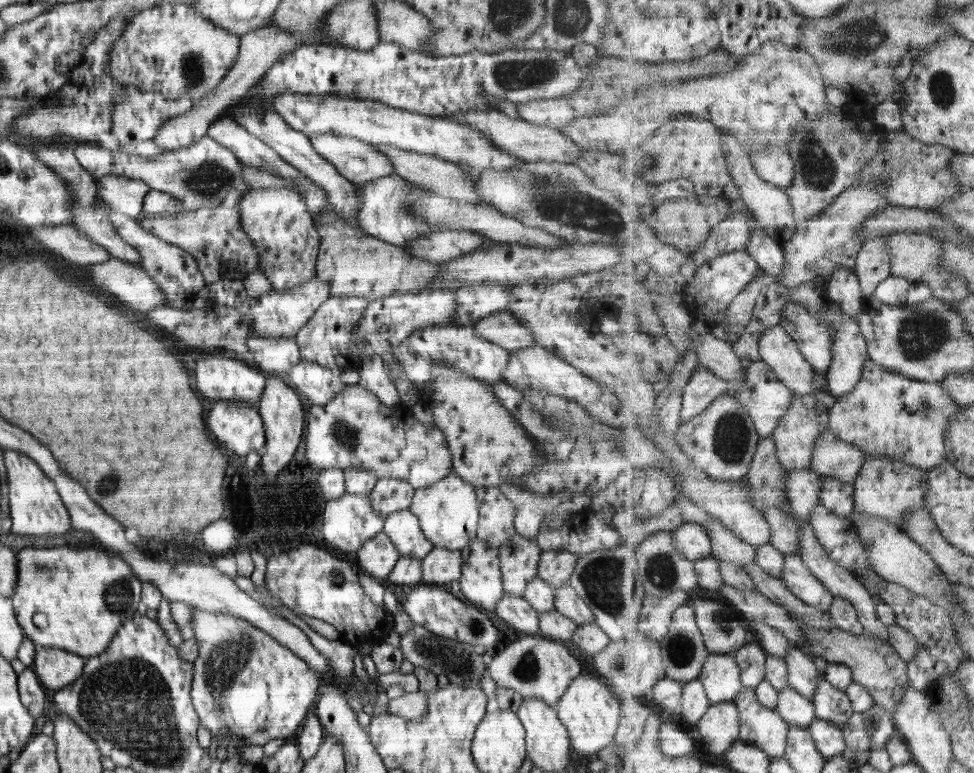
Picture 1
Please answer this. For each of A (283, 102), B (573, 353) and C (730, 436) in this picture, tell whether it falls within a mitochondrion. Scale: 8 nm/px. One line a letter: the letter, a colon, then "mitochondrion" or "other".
A: other
B: other
C: mitochondrion

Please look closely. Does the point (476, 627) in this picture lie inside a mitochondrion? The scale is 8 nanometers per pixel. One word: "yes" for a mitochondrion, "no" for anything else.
yes

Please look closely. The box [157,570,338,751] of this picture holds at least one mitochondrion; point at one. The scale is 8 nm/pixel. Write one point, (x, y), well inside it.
(221, 669)

